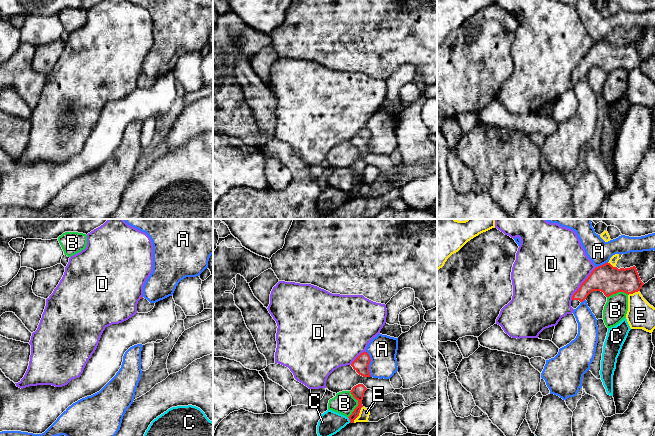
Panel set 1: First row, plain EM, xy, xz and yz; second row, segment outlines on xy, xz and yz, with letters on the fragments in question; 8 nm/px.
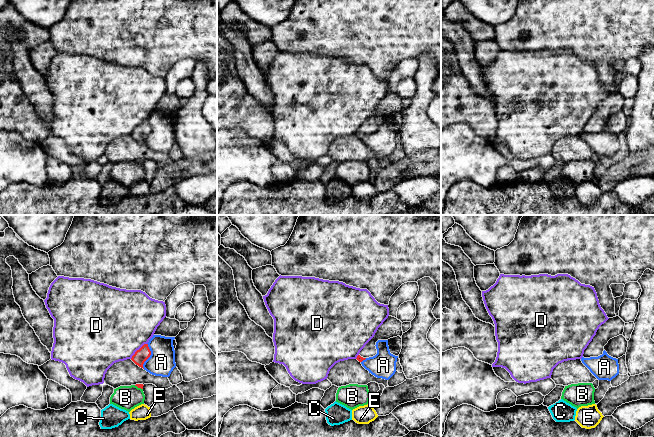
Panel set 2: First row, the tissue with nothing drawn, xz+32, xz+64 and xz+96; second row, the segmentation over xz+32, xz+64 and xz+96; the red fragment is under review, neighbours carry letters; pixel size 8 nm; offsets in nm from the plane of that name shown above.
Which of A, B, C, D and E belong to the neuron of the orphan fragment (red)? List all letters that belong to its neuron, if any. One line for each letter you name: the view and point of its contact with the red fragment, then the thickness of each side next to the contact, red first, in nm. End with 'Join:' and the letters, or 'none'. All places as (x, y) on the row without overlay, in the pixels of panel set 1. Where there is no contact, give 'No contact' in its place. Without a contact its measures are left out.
Join: none

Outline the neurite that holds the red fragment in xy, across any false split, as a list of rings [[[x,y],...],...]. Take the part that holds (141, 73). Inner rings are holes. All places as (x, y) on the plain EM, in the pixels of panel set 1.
[[[141,73],[141,75],[138,77],[137,80],[137,88],[138,89],[148,89],[150,88],[155,82],[155,79],[150,79],[147,75],[144,73]]]

